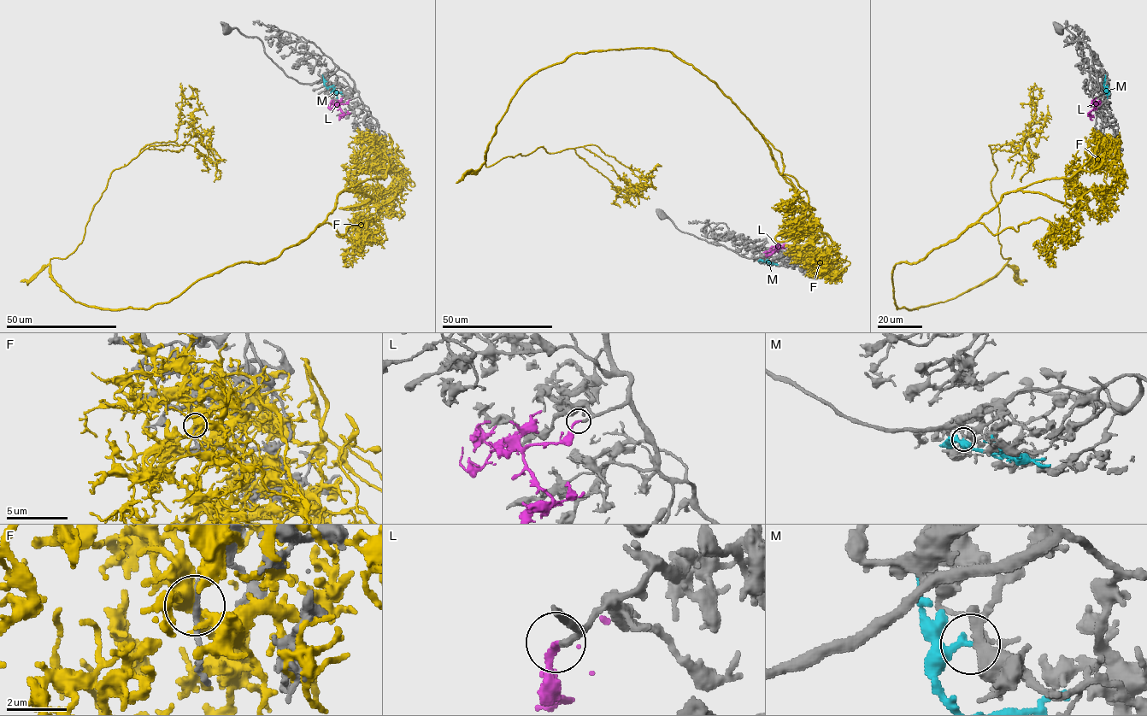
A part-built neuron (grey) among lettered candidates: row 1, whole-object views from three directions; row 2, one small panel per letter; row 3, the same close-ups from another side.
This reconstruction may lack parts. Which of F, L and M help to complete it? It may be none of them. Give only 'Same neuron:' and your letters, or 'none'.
Same neuron: L

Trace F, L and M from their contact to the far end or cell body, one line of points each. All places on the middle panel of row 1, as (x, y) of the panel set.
F: (804, 257), (821, 228), (762, 137), (668, 50), (539, 69), (486, 153), (597, 145), (649, 176)
L: (785, 248), (775, 251), (779, 244), (773, 249)
M: (762, 260), (778, 264)

